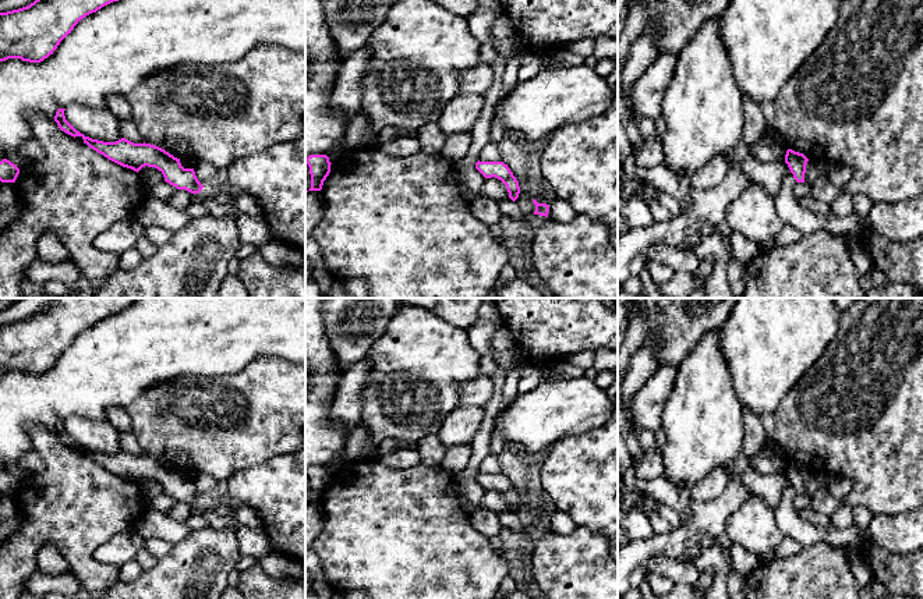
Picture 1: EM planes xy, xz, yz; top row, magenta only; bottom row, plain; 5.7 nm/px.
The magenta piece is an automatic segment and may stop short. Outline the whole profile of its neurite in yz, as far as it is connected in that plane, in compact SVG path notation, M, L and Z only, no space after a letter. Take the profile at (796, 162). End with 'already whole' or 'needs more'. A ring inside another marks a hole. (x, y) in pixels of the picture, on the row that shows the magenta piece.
M792 149L786 150L785 163L788 164L791 173L793 174L796 182L804 182L807 162L809 159L803 153L795 152Z; already whole

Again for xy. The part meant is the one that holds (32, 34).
M35 0L26 7L0 13L0 61L43 61L82 18L113 1L119 0Z; already whole

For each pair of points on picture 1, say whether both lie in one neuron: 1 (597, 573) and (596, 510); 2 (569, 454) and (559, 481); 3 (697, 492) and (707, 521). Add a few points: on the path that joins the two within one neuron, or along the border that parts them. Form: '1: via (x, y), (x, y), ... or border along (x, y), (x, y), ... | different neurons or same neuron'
1: border along (577, 525), (583, 525), (603, 537) | different neurons
2: via (569, 461), (569, 471), (566, 474) | same neuron
3: border along (728, 482), (714, 499), (692, 500) | different neurons

